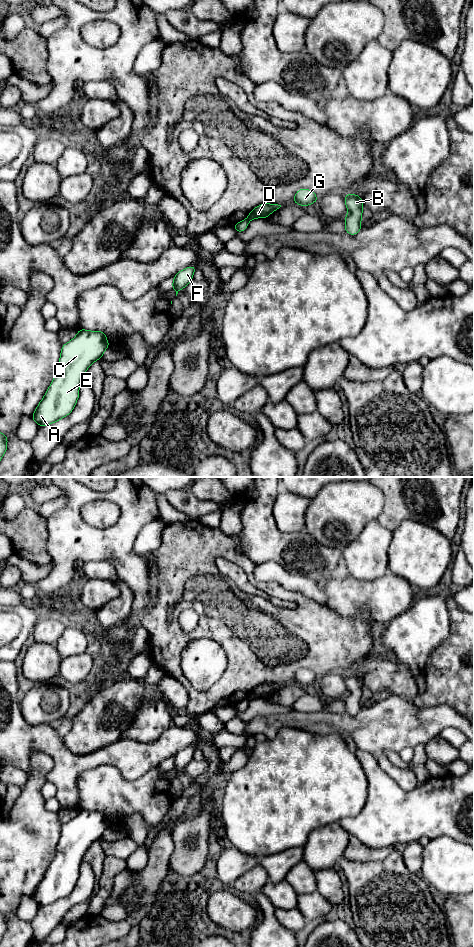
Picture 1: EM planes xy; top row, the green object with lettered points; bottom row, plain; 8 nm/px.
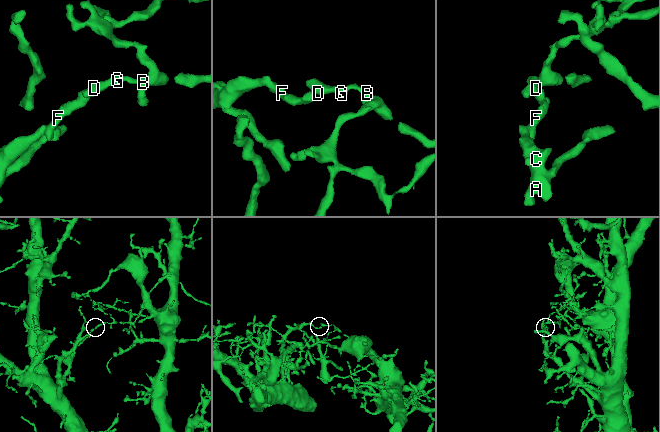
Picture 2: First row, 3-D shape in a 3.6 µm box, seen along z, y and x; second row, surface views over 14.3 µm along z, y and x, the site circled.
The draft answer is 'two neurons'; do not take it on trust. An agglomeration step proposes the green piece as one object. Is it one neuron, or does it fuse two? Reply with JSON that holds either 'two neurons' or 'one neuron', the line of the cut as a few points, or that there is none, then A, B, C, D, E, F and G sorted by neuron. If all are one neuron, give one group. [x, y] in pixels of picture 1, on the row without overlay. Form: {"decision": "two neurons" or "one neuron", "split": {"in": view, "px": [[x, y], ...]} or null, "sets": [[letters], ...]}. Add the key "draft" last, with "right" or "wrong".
{"decision": "two neurons", "split": {"in": "xy", "px": [[247, 698], [249, 700]]}, "sets": [["A", "C", "E", "F"], ["B", "D", "G"]], "draft": "right"}

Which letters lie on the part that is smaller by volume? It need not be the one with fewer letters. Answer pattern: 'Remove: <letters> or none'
Remove: B, D, G

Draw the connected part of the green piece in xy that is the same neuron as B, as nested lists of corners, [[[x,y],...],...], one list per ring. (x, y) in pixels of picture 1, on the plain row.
[[[346,674],[344,682],[348,689],[348,693],[345,697],[345,711],[350,715],[356,715],[362,708],[362,678],[355,674]]]

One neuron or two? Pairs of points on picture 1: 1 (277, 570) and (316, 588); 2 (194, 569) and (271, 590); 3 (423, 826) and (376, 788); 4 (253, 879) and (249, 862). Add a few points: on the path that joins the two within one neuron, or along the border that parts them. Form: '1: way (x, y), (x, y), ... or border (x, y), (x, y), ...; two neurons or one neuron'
1: way (287, 580), (306, 586); one neuron
2: way (220, 606), (238, 624), (279, 624), (296, 612); one neuron
3: way (411, 816), (404, 816), (388, 800); one neuron
4: border (258, 863), (244, 872), (233, 883); two neurons

